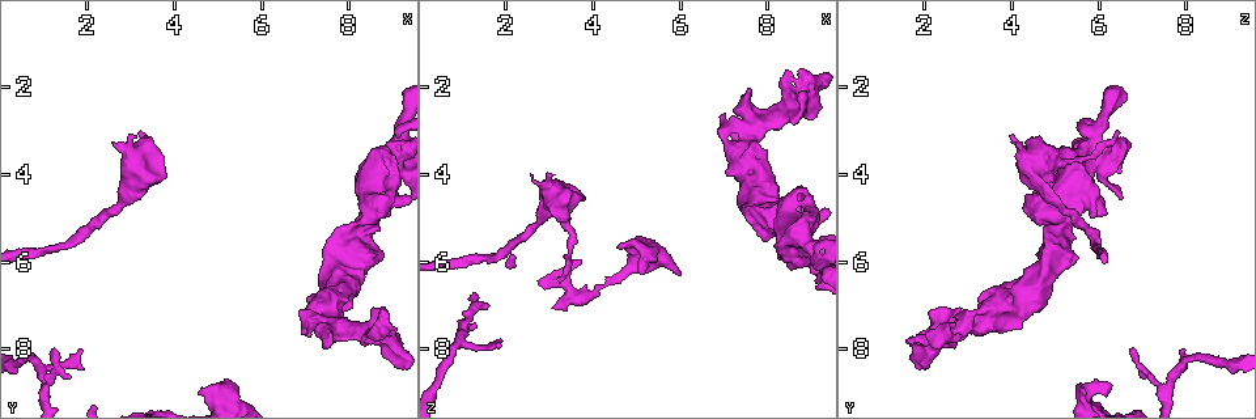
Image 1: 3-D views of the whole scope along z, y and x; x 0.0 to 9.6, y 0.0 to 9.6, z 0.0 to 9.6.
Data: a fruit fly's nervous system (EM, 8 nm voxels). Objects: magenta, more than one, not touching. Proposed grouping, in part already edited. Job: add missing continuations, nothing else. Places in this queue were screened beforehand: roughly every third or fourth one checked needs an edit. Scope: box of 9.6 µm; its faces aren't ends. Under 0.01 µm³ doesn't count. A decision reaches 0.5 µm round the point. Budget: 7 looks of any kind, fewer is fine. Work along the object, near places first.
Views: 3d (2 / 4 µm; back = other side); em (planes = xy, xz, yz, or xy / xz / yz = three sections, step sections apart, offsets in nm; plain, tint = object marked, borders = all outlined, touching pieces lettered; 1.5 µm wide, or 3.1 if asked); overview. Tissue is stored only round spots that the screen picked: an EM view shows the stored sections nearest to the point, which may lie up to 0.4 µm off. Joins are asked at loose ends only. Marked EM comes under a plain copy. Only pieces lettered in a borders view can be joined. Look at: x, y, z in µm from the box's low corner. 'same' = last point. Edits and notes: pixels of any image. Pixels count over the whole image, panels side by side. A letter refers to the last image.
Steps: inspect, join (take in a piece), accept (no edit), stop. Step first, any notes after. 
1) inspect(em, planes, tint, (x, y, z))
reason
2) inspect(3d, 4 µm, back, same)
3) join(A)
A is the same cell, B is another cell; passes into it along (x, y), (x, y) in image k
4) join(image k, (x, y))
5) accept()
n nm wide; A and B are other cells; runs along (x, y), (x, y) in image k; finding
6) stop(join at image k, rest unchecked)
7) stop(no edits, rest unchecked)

inspect(em, planes, borders, (4.60, 8.95, 5.65))
branch stops here

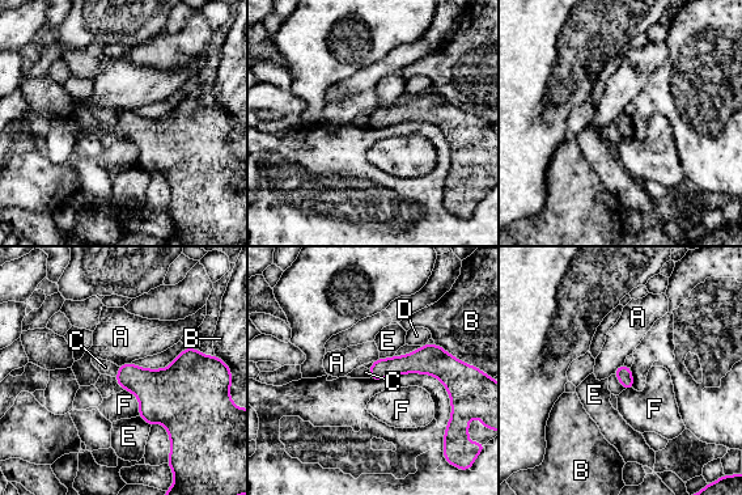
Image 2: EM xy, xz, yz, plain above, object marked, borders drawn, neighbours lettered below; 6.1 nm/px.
accept()
A, B, C, D, E and F are other cells; border along (119, 367), (115, 376) in image 2; none of them fits

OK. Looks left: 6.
inspect(3d, 2 µm, (1.95, 8.00, 7.95))
tapers out

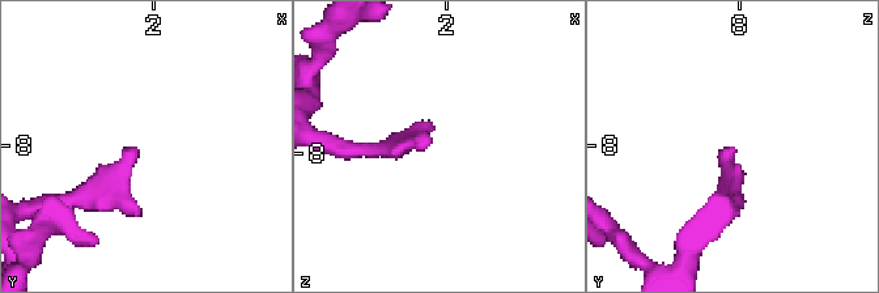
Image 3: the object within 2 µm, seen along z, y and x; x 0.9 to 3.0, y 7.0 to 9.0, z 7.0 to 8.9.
inspect(em, planes, borders, (1.90, 8.04, 7.94))
now the EM

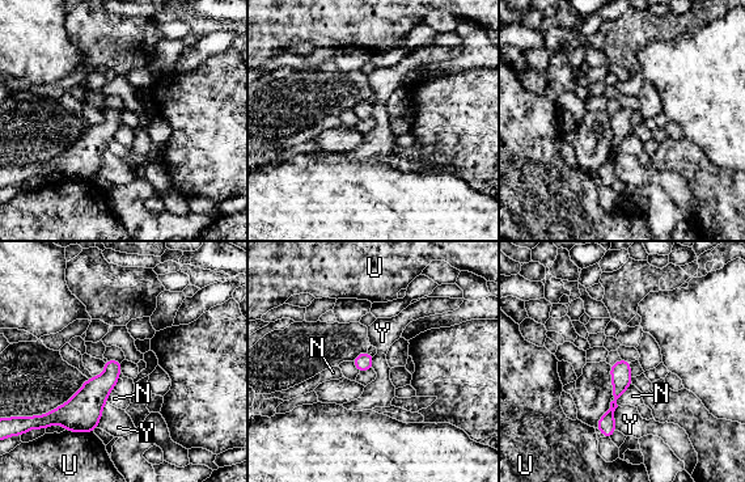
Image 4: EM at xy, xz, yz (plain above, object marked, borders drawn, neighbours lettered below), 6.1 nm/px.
accept()
Y touches over 180 nm; N, U and Y are other cells; border along (106, 401), (96, 427) in image 4; no lettered piece goes on from it

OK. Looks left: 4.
inspect(em, yz, step 8, tint, (7.65, 7.65, 2.10))
branch stops here

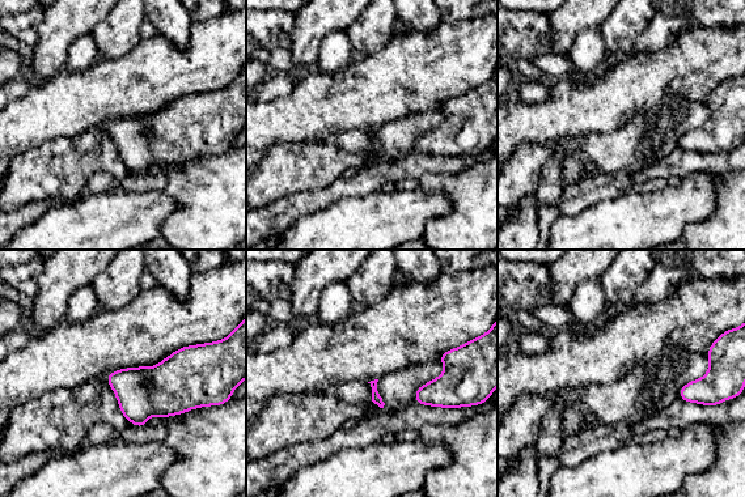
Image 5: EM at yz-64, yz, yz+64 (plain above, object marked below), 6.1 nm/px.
inspect(em, planes, borders, same)

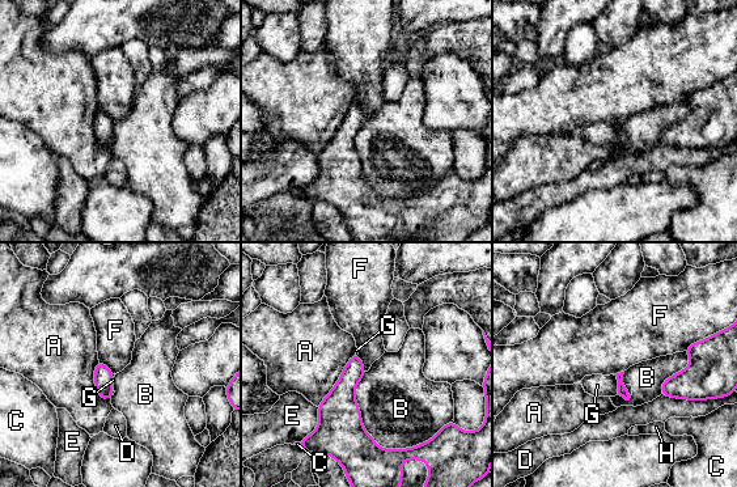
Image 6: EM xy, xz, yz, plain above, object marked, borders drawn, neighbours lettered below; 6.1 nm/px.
accept()
A, B, C, D, E, F, G and H are other cells; border along (704, 338), (683, 350) in image 6; no lettered piece goes on from it

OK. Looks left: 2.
stop(no edits, rest unchecked)

